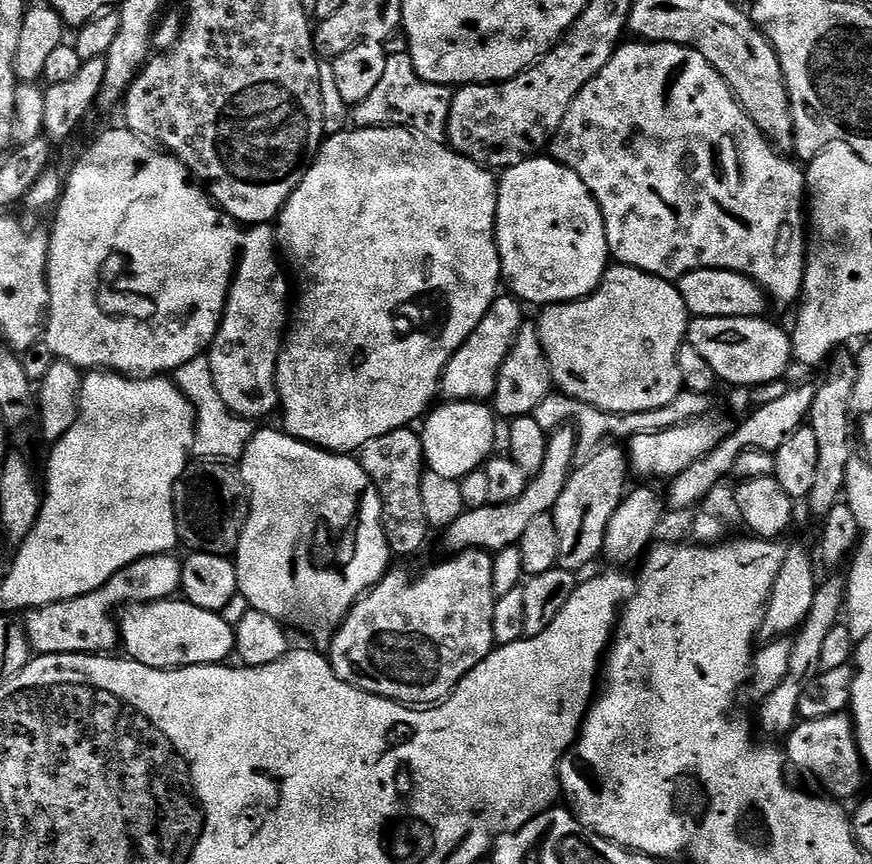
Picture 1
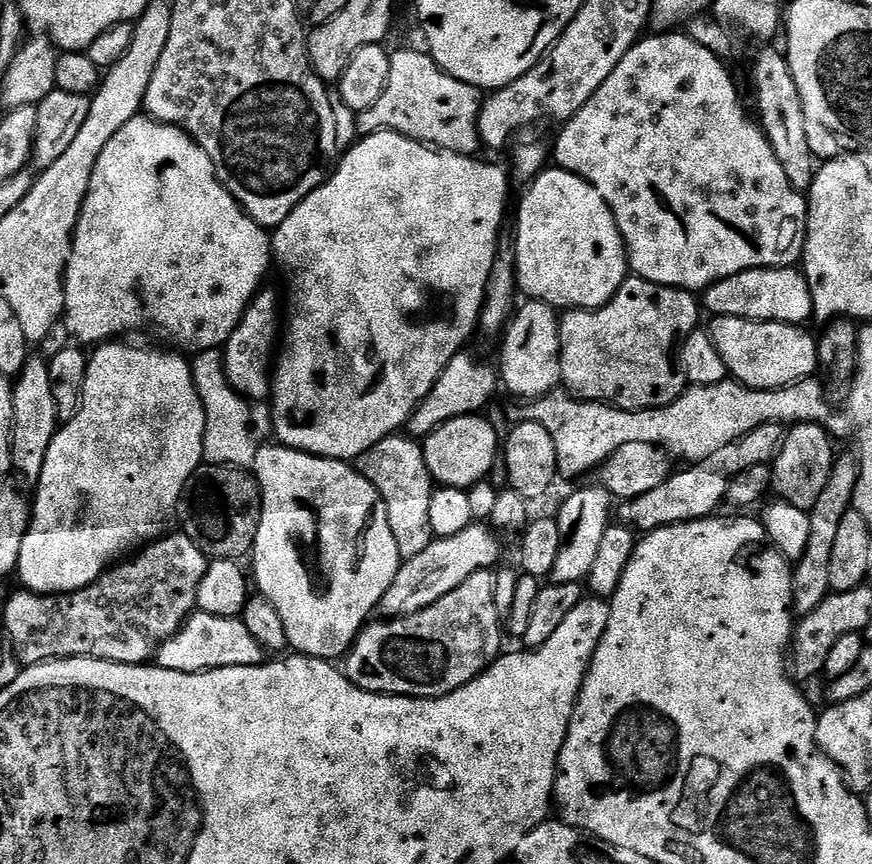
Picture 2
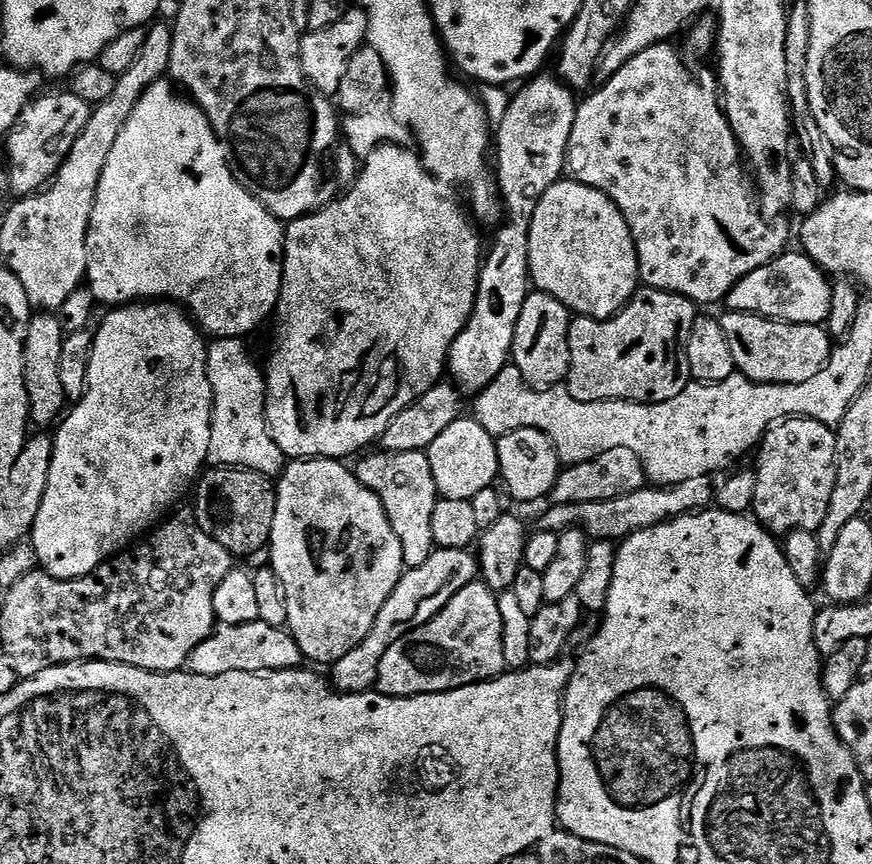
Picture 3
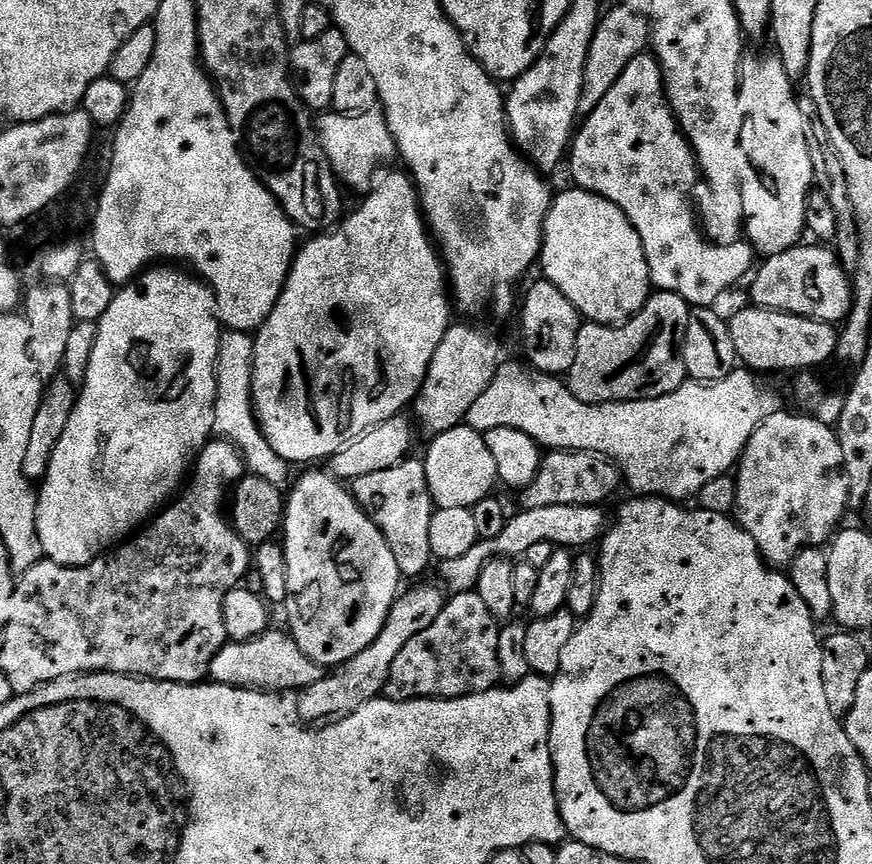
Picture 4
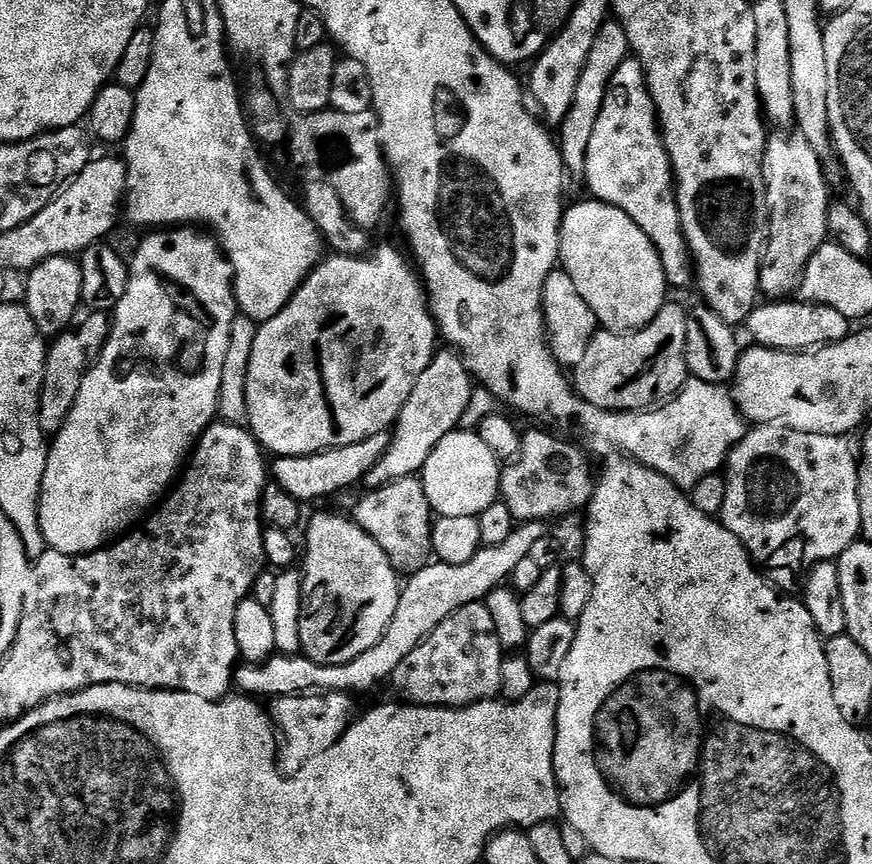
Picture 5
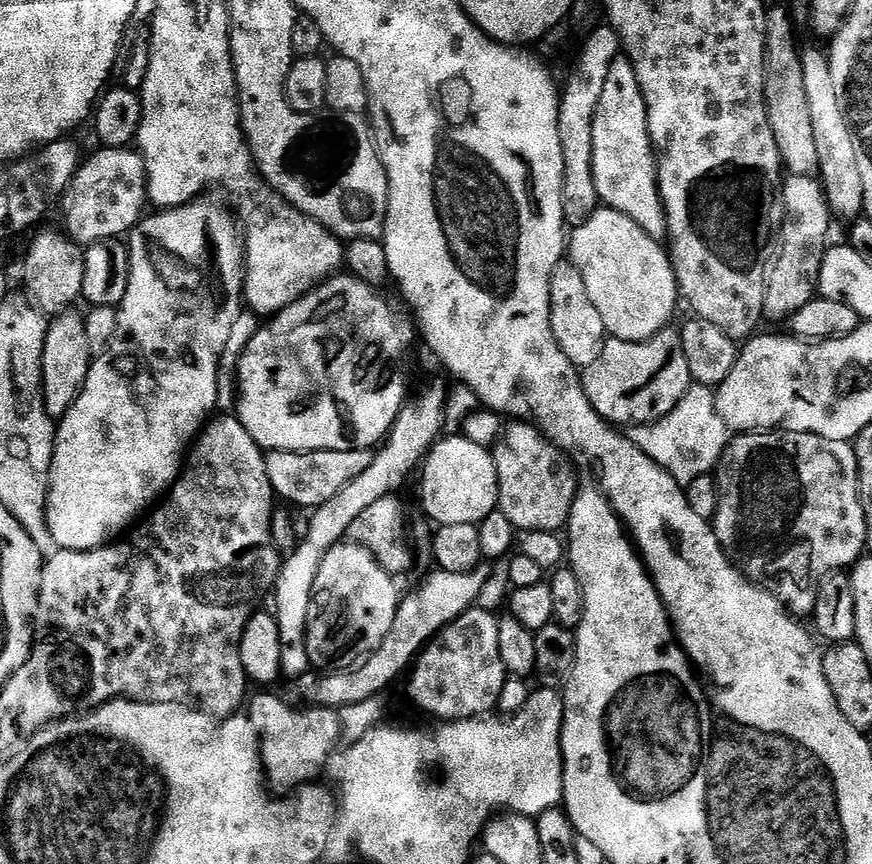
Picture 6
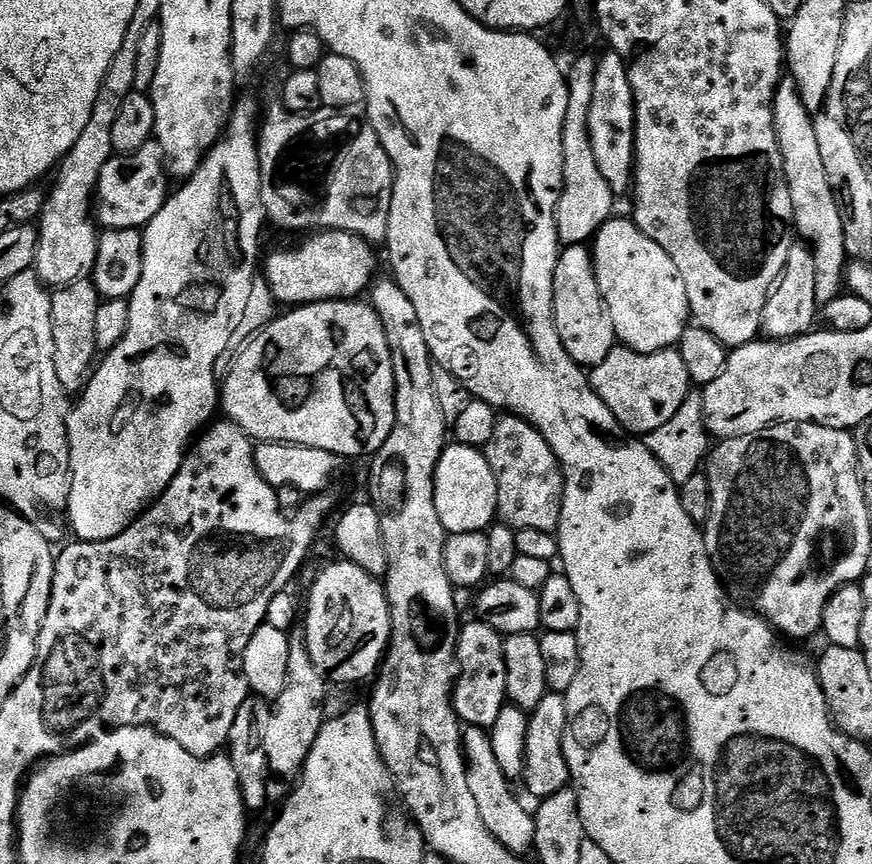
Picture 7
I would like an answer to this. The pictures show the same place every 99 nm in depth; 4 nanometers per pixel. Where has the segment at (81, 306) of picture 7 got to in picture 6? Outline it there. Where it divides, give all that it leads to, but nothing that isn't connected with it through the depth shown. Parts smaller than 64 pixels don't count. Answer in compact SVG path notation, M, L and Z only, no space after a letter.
M69 310L60 313L48 325L48 336L44 339L44 407L48 415L62 418L70 406L79 398L92 368L94 353L92 340L88 337L88 324L76 313Z

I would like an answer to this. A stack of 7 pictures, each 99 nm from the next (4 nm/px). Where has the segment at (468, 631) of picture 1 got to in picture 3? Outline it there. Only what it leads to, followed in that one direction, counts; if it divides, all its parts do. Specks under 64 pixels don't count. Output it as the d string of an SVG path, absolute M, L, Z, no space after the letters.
M473 582L458 590L450 602L430 622L395 640L382 654L376 674L375 691L383 696L429 696L435 692L449 692L478 684L481 680L494 680L505 671L503 660L503 626L499 614L497 593L489 590L482 582Z

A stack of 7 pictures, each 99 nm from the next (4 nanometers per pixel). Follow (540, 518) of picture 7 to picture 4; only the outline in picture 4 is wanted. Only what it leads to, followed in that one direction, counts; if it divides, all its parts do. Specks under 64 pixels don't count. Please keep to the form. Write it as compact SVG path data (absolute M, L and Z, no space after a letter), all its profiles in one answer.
M548 450L543 453L537 473L527 488L523 489L525 508L538 506L603 505L622 488L622 473L615 460L597 452L562 452Z

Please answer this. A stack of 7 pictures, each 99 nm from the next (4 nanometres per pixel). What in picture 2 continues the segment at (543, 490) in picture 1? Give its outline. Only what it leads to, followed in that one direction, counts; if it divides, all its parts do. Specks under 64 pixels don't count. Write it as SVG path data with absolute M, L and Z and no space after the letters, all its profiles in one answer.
M474 522L462 530L462 534L433 539L432 544L422 550L422 554L414 554L414 558L401 563L390 590L386 590L380 600L379 611L384 611L388 618L413 616L462 586L462 582L476 572L495 569L495 564L500 560L500 540L495 535L497 533L487 523Z

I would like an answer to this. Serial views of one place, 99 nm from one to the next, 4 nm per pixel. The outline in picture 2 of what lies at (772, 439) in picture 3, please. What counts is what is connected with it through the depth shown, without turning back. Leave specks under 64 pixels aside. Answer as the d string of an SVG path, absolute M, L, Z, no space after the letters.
M807 422L797 423L787 429L784 445L771 465L771 491L776 492L779 499L805 510L811 510L814 502L818 502L818 494L822 494L822 490L828 485L834 463L832 444L824 430L821 425Z

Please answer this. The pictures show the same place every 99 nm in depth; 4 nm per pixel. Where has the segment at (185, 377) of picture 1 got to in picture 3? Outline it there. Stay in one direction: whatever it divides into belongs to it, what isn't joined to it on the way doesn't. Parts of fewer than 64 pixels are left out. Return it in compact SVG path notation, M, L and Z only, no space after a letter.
M222 336L208 344L206 370L212 391L212 425L208 464L222 468L245 468L269 478L279 477L286 467L284 452L274 442L266 418L265 373L252 361L243 339Z

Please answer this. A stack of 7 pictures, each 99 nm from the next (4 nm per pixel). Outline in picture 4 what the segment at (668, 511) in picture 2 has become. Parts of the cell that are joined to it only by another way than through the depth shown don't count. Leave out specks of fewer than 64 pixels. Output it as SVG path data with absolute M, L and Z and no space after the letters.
M587 504L586 506L538 506L537 508L521 507L520 512L513 511L508 518L508 525L502 529L498 538L479 540L470 546L462 558L450 558L439 561L440 576L445 580L453 593L470 592L475 589L483 568L496 557L524 558L538 542L550 542L564 550L584 550L595 545L609 527L610 520L604 517L603 507Z

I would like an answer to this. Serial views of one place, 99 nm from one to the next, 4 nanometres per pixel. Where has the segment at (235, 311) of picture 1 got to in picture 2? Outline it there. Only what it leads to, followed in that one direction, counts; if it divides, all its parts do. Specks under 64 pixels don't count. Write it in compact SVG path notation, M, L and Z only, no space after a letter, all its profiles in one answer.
M267 290L257 292L256 297L248 303L248 308L242 314L234 334L230 334L228 343L224 345L224 369L230 378L236 392L247 396L253 402L264 402L270 396L270 373L274 368L274 353L278 348L278 333L282 328L282 304L276 301L276 296Z

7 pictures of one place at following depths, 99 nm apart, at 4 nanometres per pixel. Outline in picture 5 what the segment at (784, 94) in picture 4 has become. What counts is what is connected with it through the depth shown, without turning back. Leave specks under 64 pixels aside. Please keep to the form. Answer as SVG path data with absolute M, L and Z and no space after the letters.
M803 138L776 140L764 149L764 199L767 204L766 229L768 243L764 249L764 263L760 266L760 290L768 298L788 298L797 291L800 275L810 258L829 239L828 206L830 185L824 175L824 166Z

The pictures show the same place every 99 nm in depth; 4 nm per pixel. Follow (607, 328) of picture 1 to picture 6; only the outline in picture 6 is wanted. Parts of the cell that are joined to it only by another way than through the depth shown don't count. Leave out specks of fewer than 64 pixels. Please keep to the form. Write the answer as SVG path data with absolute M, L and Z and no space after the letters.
M672 326L663 328L658 335L642 342L605 339L602 354L594 358L591 366L583 369L582 379L586 398L590 398L590 406L594 406L601 418L613 426L657 424L662 418L666 418L666 414L670 414L670 410L674 410L674 406L678 406L680 399L694 383L686 354L682 350L682 338L679 331Z

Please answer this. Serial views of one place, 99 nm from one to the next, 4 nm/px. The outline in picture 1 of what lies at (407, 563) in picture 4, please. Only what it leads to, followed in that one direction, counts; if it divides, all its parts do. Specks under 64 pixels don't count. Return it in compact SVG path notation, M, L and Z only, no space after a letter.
M407 427L382 434L382 438L366 442L366 446L358 453L358 459L380 495L384 507L384 533L393 557L412 556L415 552L422 551L430 529L422 510L422 478L426 465L420 432Z

